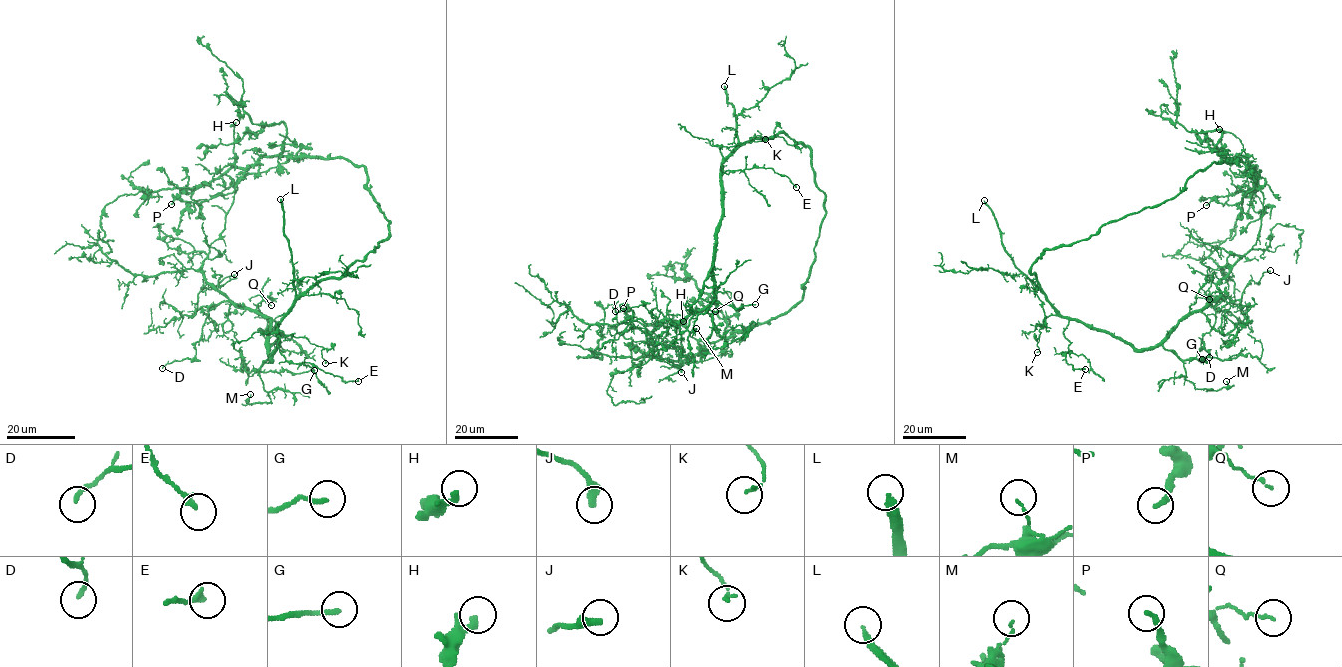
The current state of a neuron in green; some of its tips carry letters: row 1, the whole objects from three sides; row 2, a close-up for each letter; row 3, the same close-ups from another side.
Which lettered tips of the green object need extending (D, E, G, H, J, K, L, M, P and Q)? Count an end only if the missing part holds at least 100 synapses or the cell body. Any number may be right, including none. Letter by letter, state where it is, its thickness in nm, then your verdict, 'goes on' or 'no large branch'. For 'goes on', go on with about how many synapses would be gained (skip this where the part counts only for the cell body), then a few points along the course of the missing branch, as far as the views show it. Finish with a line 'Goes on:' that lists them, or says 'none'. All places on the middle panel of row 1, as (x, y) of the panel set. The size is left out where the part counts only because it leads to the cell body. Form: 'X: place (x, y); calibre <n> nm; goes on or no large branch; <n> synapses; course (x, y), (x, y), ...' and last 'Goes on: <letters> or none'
D: place (615, 311); calibre 170 nm; no large branch
E: place (796, 187); calibre 220 nm; no large branch
G: place (755, 304); calibre 190 nm; no large branch
H: place (683, 321); calibre 180 nm; no large branch
J: place (681, 372); calibre 360 nm; no large branch
K: place (765, 139); calibre 130 nm; no large branch
L: place (724, 86); calibre 280 nm; goes on
M: place (696, 328); calibre 80 nm; no large branch
P: place (623, 308); calibre 200 nm; no large branch
Q: place (715, 311); calibre 120 nm; no large branch
Goes on: L

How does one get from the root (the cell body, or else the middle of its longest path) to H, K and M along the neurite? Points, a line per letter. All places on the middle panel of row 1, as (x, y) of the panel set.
H: (707, 305), (655, 327), (651, 341), (658, 357), (684, 362), (675, 367), (683, 321)
K: (707, 305), (714, 297), (715, 233), (722, 213), (720, 147), (765, 139)
M: (707, 305), (714, 297), (713, 265), (704, 284), (713, 289), (715, 299), (698, 315), (694, 323), (696, 328)

